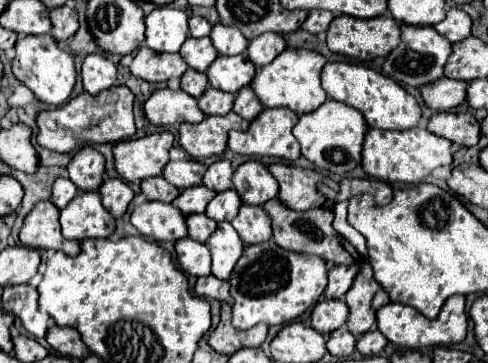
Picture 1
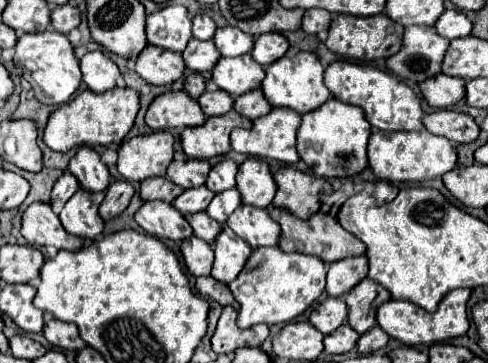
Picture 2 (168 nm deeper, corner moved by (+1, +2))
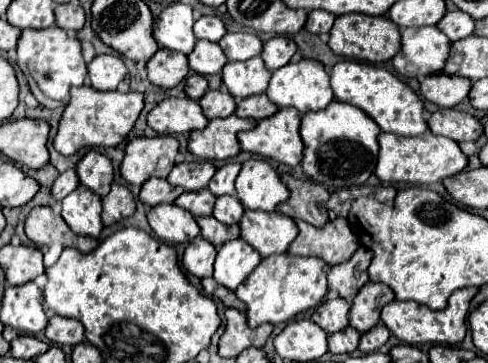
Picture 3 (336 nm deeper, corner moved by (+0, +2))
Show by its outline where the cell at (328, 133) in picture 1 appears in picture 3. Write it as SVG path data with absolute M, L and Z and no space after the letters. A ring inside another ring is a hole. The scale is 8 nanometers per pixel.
M333 101L329 107L303 115L301 119L301 139L305 143L301 167L307 177L323 187L343 189L363 185L373 175L377 165L379 133L381 129L373 123L373 119L369 119L369 115L365 115L365 111L349 103Z

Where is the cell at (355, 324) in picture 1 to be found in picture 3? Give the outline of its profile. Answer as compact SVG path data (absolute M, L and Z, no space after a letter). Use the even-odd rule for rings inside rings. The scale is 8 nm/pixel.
M367 283L361 287L359 295L353 299L349 325L359 333L367 333L379 323L379 313L385 303L393 301L393 291L385 283Z

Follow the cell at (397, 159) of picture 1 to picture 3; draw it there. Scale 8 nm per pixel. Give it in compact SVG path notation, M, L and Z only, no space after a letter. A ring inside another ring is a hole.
M431 131L419 135L419 137L401 137L393 133L381 133L379 135L379 161L375 175L381 181L405 181L405 183L417 183L417 185L429 185L435 181L441 181L445 177L457 175L467 167L467 157L461 153L459 145L453 139L437 137Z

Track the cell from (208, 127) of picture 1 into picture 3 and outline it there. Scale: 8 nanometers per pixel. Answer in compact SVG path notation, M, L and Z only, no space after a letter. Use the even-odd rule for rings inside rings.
M229 115L225 119L213 119L203 131L191 133L189 151L207 161L235 157L241 151L237 133L253 127L255 123L251 119L241 119L237 115Z

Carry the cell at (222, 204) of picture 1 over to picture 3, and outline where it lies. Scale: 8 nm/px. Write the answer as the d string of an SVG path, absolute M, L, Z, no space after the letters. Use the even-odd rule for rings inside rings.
M223 195L217 199L215 209L213 209L213 217L221 223L239 223L243 215L243 205L239 203L239 199L235 195Z

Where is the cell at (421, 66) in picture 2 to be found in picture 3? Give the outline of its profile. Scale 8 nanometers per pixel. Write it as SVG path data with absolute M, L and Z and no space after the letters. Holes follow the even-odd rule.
M433 25L403 29L401 45L393 67L399 75L417 79L443 71L451 49L451 41Z

